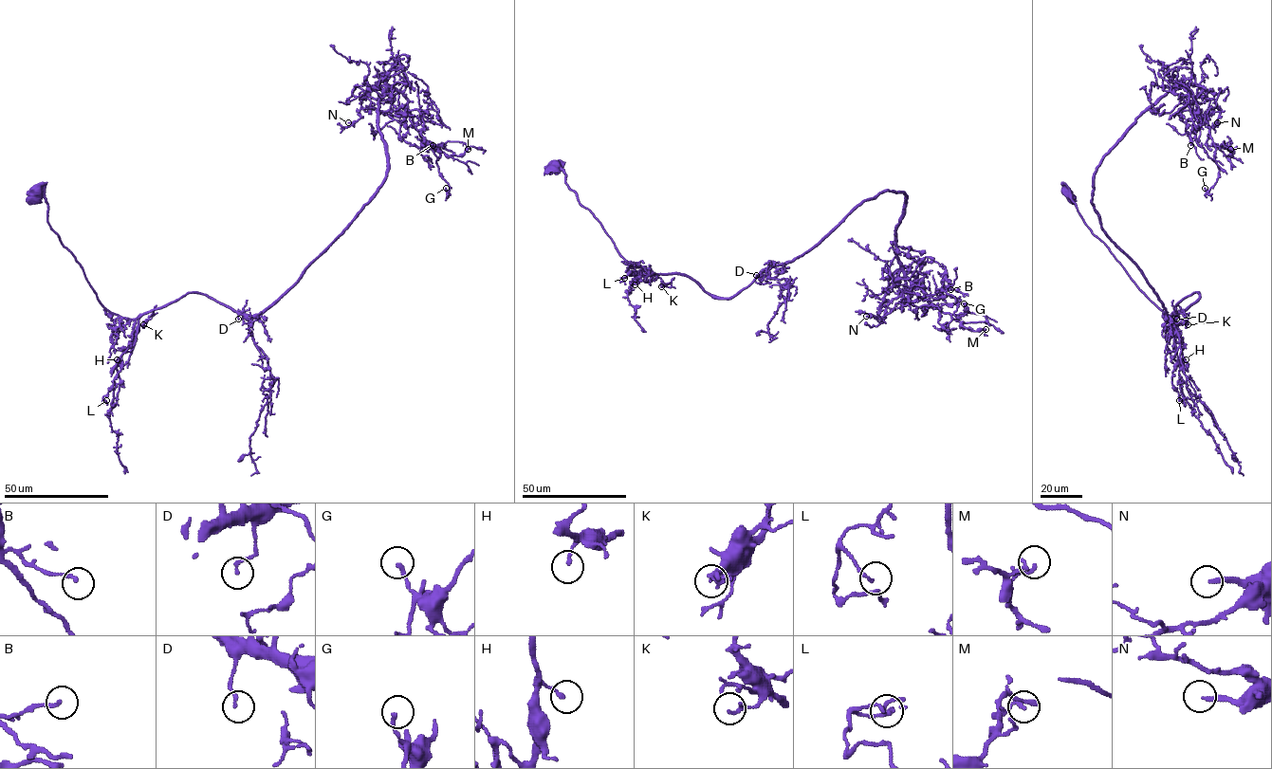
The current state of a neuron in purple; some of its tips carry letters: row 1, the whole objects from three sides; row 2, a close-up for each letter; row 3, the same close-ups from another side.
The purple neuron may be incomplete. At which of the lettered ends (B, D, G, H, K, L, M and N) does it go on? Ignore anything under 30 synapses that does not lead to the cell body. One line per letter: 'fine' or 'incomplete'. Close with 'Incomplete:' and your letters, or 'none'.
B: fine
D: fine
G: fine
H: fine
K: fine
L: fine
M: fine
N: incomplete
Incomplete: N

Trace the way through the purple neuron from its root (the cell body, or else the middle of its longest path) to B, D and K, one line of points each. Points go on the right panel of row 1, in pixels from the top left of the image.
B: (1065, 191), (1172, 319), (1199, 294), (1169, 316), (1092, 191), (1122, 135), (1182, 88), (1196, 104), (1190, 145)
D: (1065, 191), (1091, 231), (1170, 318), (1184, 299), (1199, 294), (1176, 319)
K: (1065, 191), (1085, 224), (1106, 246), (1137, 287), (1164, 313), (1175, 319), (1178, 324), (1188, 324)

